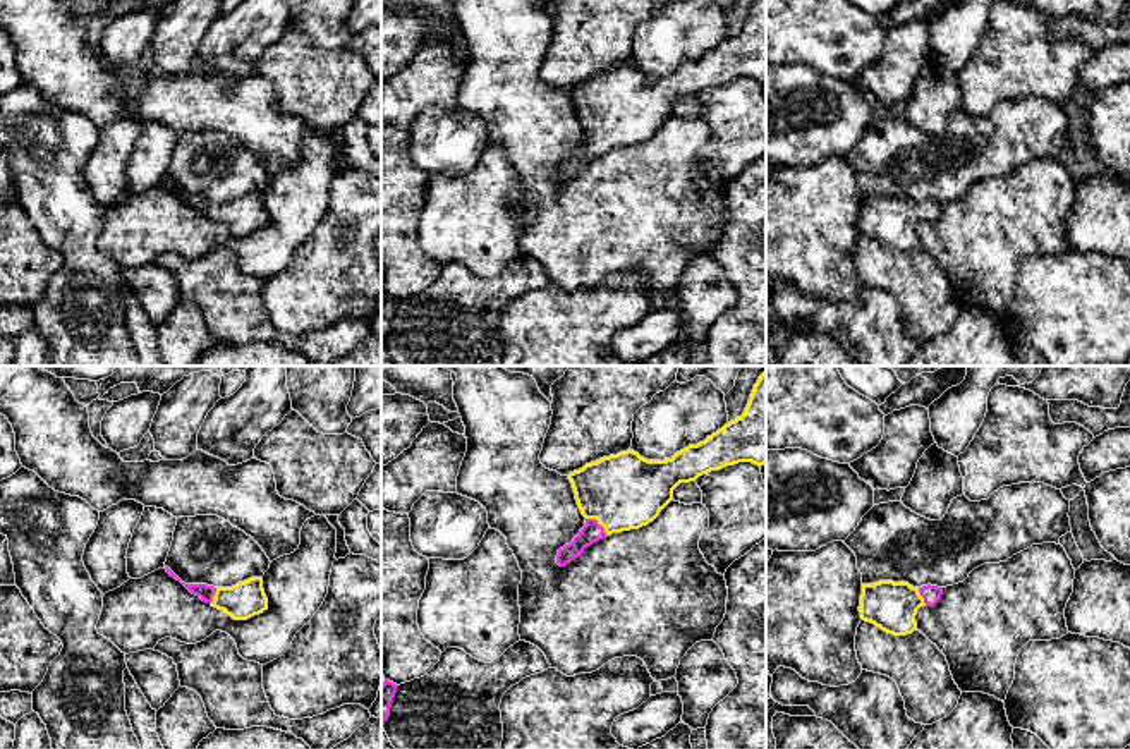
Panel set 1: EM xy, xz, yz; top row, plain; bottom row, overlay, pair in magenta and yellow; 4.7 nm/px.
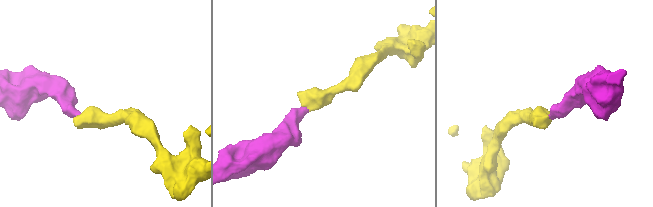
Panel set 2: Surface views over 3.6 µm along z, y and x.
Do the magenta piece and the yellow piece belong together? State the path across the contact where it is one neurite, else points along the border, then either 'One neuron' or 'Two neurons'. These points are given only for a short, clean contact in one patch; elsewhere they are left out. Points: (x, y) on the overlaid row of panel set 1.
Path across: xz (591, 533), (596, 523), (622, 492). One neuron

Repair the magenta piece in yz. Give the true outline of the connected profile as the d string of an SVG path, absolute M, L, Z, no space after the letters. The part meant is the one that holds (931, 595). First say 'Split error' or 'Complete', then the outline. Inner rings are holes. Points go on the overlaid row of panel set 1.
Split error. M879 581L862 584L860 618L893 636L907 636L917 630L915 615L920 606L934 606L943 588L914 588L908 582Z

